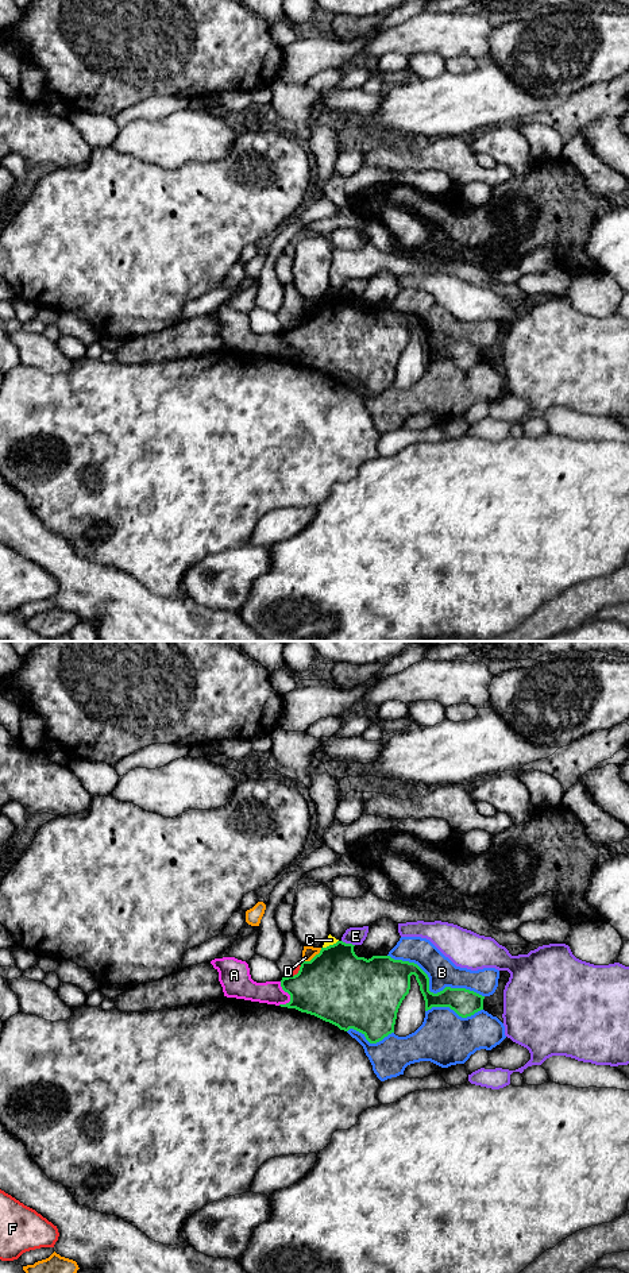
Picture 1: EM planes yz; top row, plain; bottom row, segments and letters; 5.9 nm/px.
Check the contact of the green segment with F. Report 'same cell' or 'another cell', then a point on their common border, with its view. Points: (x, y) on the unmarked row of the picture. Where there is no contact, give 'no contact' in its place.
another cell | yz (298, 324)

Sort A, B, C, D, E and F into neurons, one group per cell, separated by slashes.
A B / C / D / E / F

